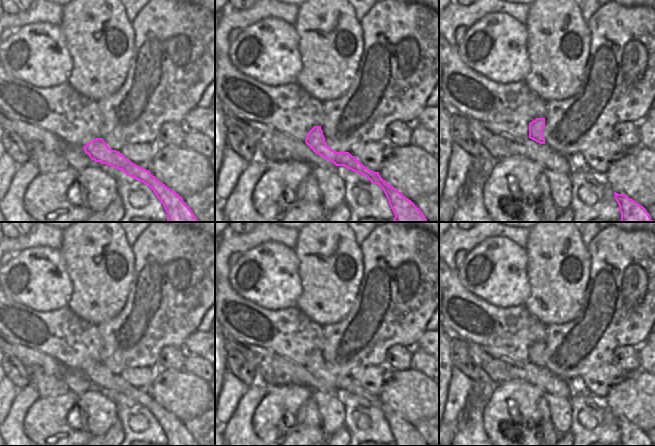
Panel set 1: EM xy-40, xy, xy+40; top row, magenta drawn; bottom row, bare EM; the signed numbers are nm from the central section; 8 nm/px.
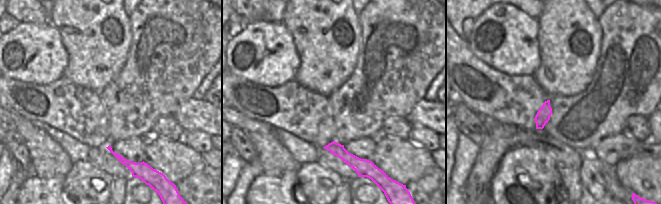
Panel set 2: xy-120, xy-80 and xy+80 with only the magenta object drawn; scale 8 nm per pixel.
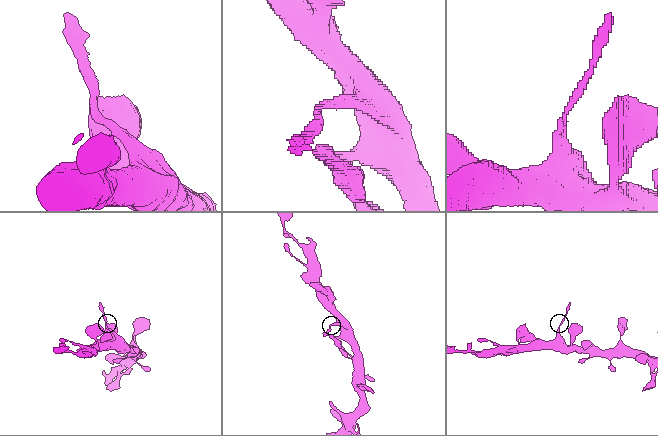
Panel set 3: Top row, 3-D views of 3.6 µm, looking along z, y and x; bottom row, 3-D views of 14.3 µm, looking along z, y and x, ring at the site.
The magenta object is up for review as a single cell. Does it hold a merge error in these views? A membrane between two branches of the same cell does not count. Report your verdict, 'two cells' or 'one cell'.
two cells

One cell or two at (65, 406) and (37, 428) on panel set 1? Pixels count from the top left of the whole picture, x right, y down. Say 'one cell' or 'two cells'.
one cell

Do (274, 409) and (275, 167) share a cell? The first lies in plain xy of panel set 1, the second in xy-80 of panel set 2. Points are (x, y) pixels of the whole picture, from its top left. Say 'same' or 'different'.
different

